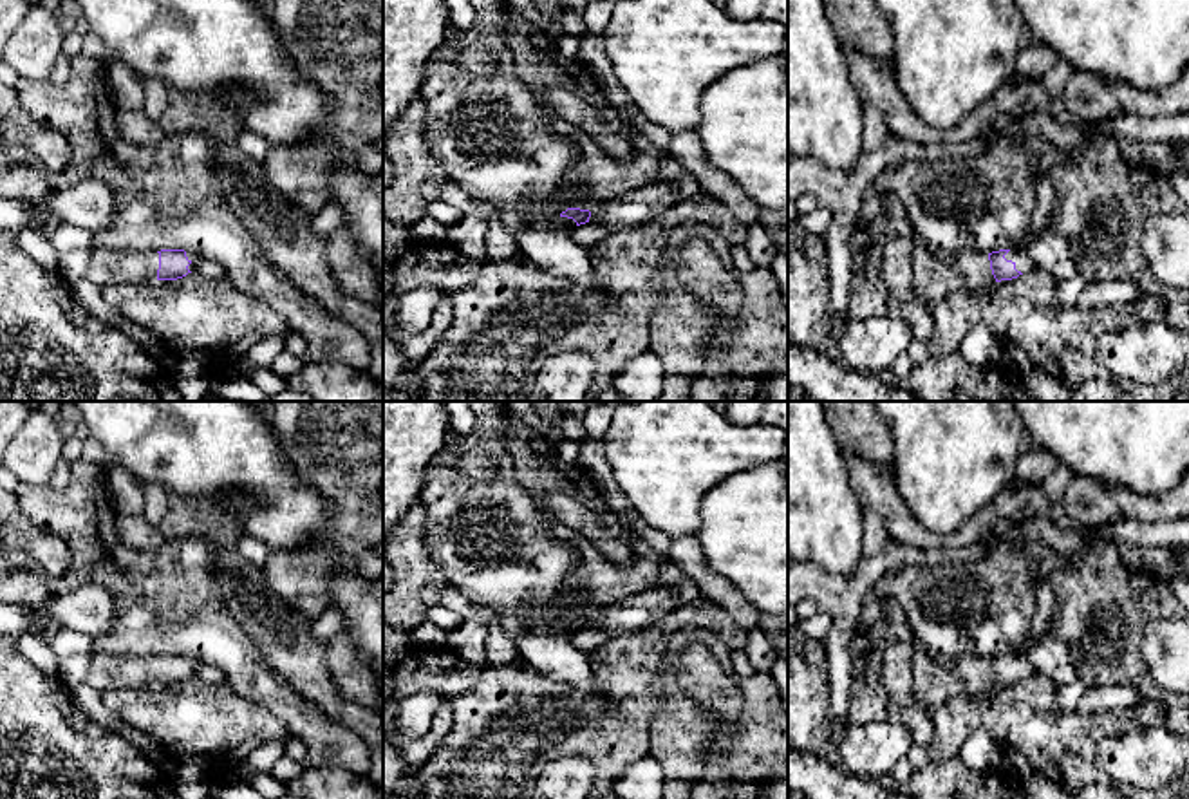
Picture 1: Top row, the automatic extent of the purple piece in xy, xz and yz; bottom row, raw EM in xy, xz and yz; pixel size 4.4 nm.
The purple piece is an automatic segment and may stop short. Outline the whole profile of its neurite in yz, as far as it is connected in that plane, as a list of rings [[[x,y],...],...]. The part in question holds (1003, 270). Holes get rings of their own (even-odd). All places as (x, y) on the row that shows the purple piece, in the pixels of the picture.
[[[1010,248],[988,253],[990,269],[996,282],[1012,280],[1035,268],[1023,248]]]

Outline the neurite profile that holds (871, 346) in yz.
[[[849,318],[840,327],[838,349],[847,367],[880,374],[889,371],[902,352],[907,352],[913,340],[911,325],[902,318]]]

